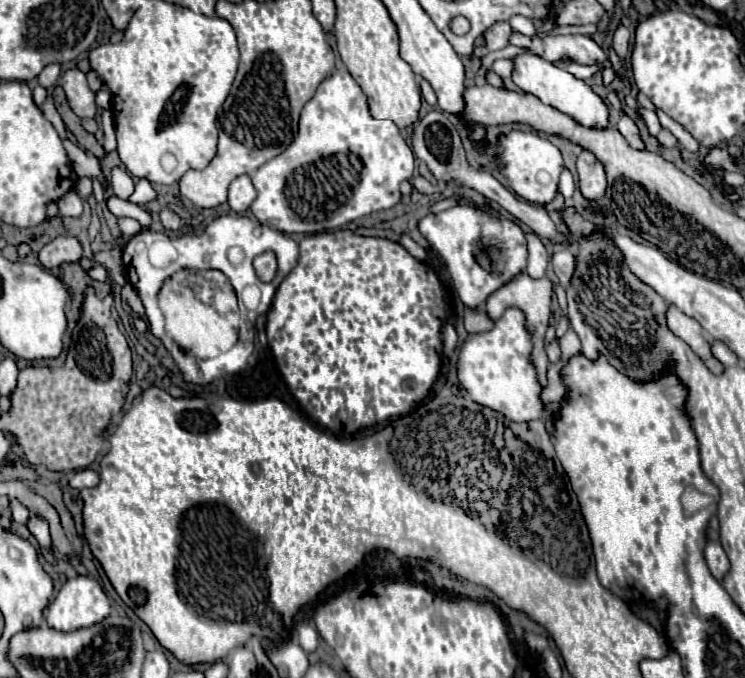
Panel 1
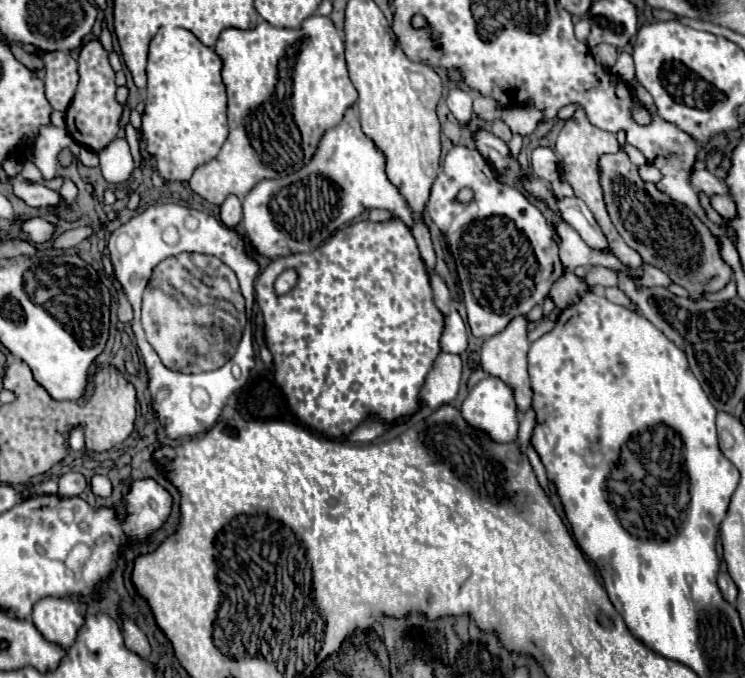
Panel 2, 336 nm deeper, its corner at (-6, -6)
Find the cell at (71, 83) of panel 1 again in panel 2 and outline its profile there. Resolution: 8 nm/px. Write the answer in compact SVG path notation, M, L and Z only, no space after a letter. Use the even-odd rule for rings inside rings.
M90 40L82 44L80 56L78 56L78 86L76 94L66 110L66 128L70 136L84 144L86 148L92 148L92 152L100 152L108 142L112 142L120 130L120 118L122 118L122 104L116 102L116 82L114 82L114 70L108 62L108 52L104 46L100 46L100 40Z

